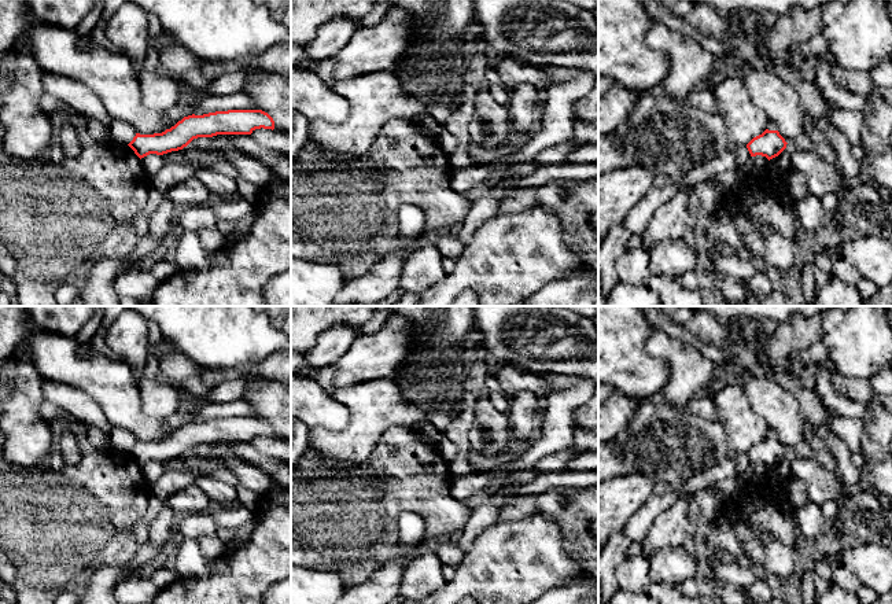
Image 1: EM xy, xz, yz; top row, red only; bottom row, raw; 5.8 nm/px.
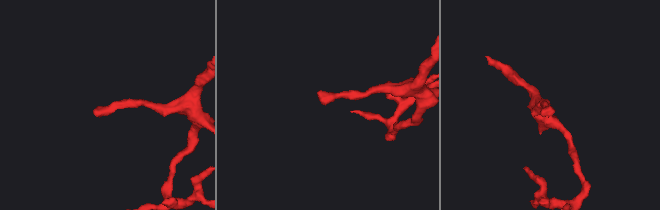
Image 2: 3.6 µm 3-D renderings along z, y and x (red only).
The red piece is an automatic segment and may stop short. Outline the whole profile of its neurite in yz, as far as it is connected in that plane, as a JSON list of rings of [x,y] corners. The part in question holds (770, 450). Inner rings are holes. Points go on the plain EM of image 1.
[[[766,437],[762,442],[753,445],[747,456],[751,464],[762,463],[770,468],[778,464],[786,456],[786,452],[778,438]]]

